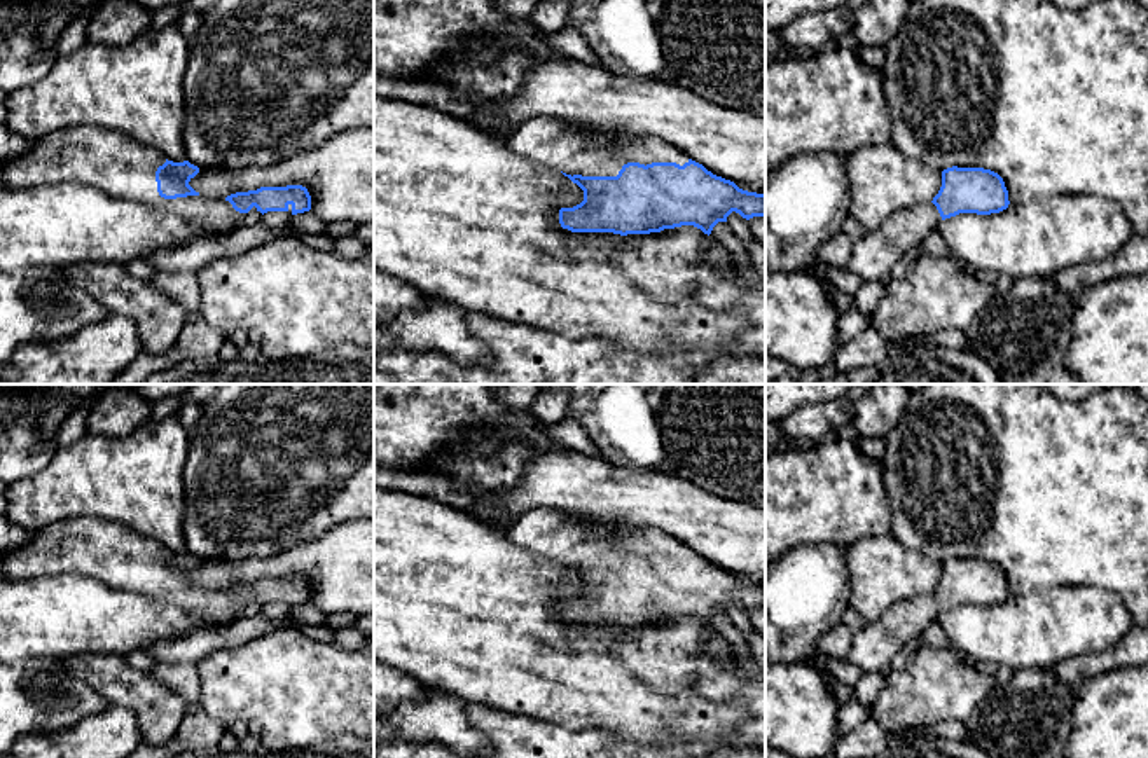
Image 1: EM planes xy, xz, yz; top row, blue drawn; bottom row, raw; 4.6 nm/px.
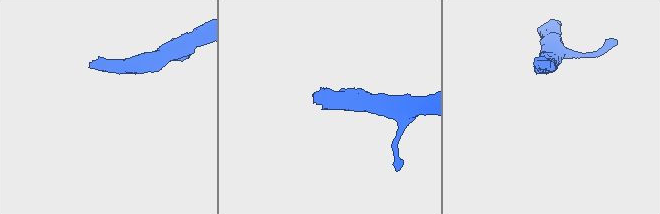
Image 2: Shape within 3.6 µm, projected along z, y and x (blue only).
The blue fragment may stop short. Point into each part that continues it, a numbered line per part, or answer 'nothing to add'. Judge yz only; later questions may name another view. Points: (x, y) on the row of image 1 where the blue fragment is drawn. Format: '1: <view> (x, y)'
1: yz (872, 255)

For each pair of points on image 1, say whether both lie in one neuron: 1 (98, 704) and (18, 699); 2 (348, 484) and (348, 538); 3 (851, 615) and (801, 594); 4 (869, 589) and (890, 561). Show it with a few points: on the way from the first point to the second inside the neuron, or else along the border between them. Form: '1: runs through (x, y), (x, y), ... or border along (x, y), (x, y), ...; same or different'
1: runs through (79, 699), (37, 699); same
2: border along (355, 519), (343, 521), (311, 538); different
3: border along (848, 605), (839, 622); different
4: runs through (876, 582), (883, 568); same

